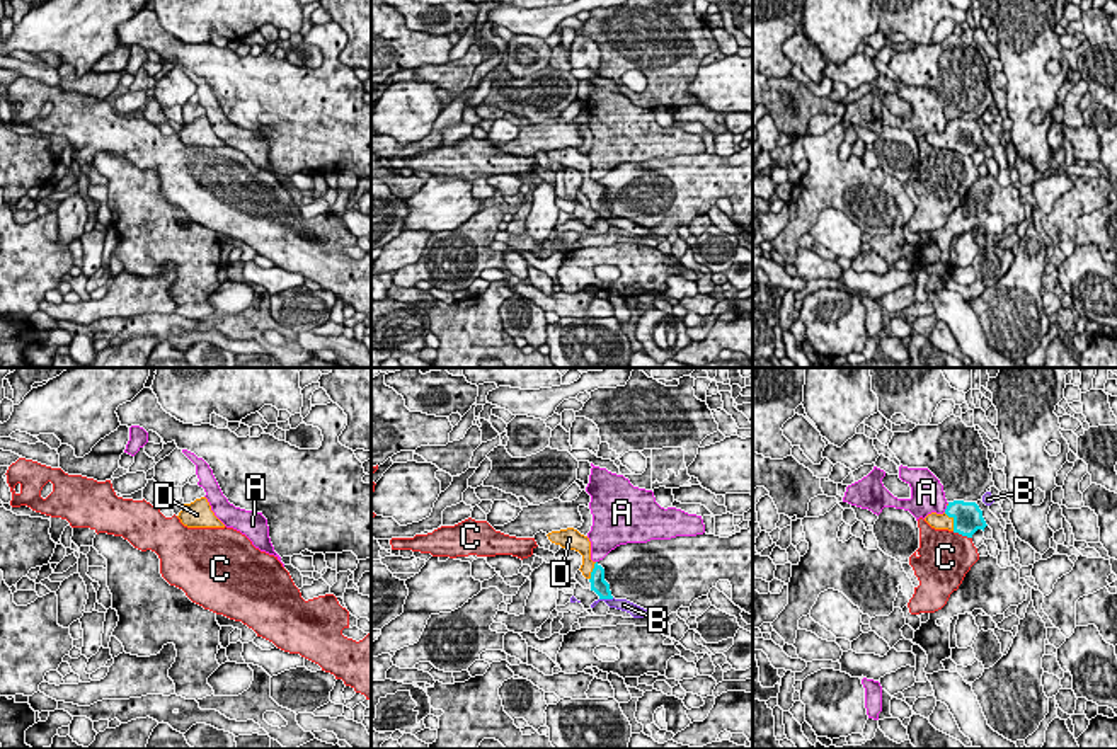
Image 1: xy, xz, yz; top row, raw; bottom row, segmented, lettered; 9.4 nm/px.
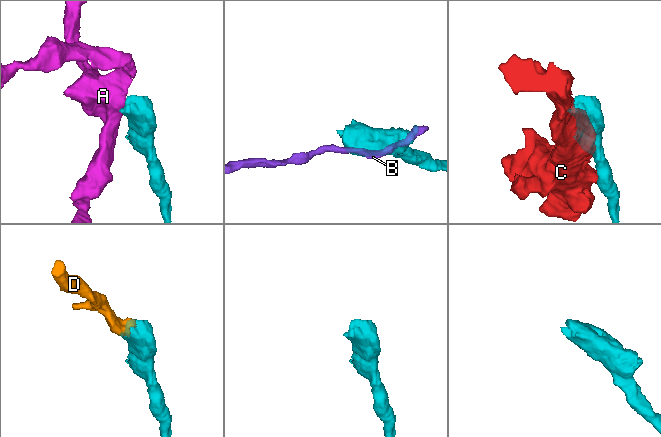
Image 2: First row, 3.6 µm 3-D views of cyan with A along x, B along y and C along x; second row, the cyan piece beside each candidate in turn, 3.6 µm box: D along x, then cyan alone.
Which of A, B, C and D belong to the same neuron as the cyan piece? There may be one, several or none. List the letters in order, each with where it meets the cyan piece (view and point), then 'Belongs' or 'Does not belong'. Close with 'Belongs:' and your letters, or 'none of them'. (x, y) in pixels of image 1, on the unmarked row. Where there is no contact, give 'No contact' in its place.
A: Touches cyan at yz (945, 128). Does not belong
B: Touches cyan at xz (607, 217). Does not belong
C: Touches cyan at yz (962, 154). Does not belong
D: Touches cyan at yz (954, 140). Belongs
Belongs: D

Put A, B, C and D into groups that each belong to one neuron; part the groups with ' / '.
A / B / C / D

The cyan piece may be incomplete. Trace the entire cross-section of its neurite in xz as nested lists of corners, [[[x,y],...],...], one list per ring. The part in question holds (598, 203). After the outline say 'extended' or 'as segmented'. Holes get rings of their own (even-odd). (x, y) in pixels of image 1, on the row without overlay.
[[[574,146],[552,150],[547,153],[555,163],[565,169],[576,169],[582,174],[581,191],[591,201],[591,209],[594,209],[599,218],[613,218],[610,203],[604,199],[604,187],[591,179],[591,160],[587,155],[581,153]]] | extended

